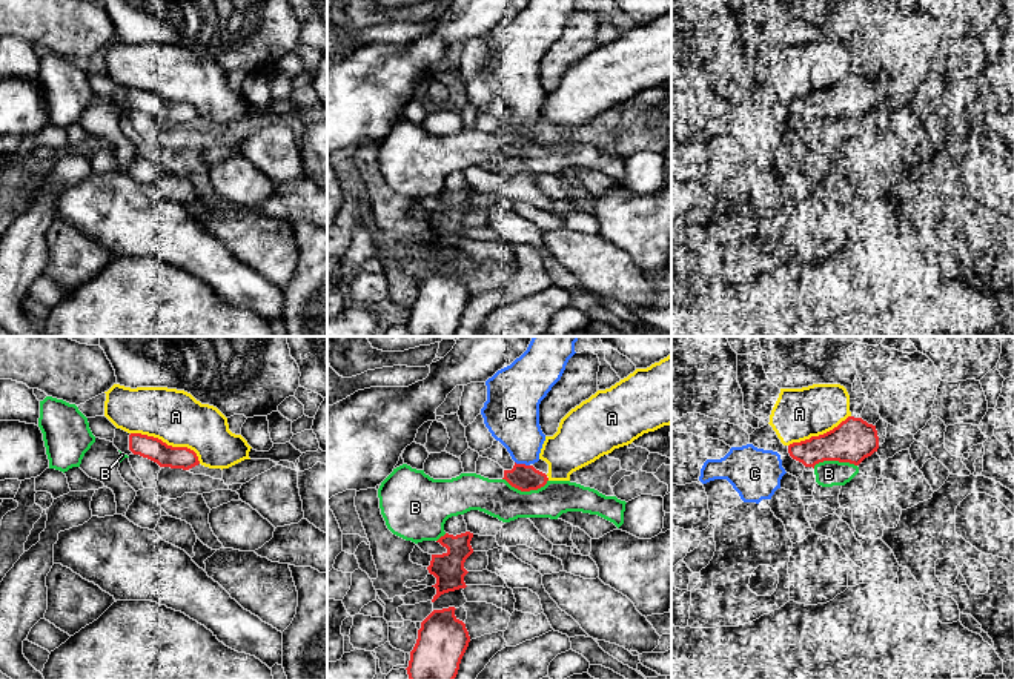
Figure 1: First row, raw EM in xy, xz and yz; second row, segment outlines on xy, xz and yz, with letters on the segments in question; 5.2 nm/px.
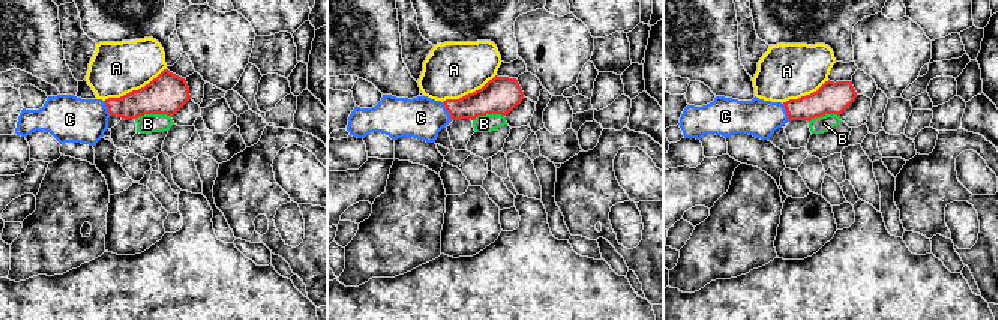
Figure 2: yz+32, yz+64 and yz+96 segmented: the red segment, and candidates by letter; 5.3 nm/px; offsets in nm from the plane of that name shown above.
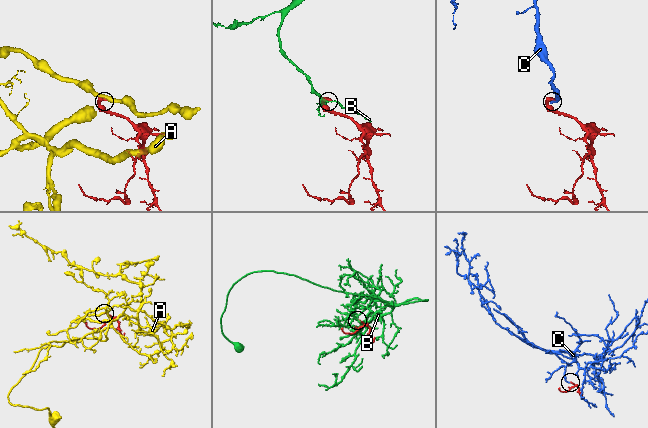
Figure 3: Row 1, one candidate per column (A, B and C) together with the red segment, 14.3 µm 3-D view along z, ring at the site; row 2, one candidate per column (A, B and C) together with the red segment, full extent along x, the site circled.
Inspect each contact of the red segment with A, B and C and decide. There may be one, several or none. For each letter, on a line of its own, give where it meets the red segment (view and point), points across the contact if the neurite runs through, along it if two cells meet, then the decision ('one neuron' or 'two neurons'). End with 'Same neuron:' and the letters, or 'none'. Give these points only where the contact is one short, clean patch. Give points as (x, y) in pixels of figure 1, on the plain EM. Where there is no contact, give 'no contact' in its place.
A: meets red in xy at (166, 100); two neurons
B: meets red in xz at (526, 146); two neurons
C: meets red in xz at (523, 120); one neuron
Same neuron: C

